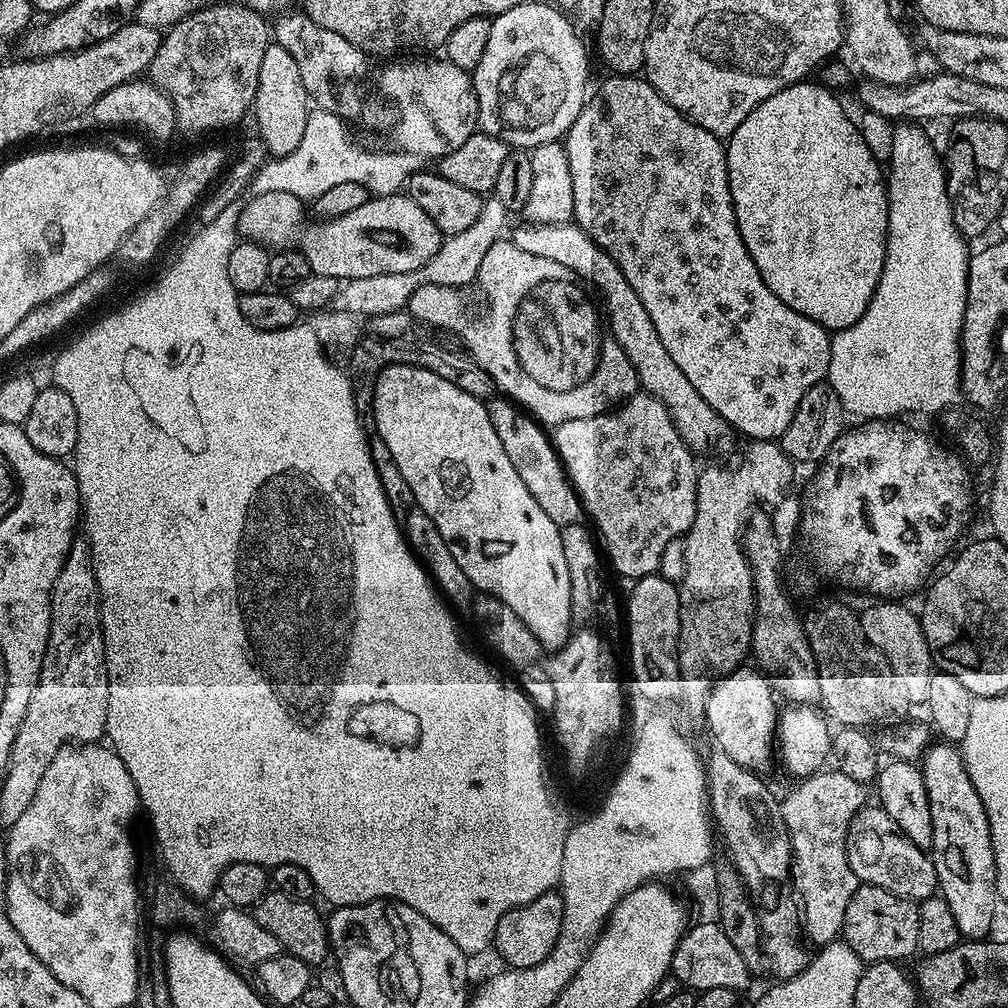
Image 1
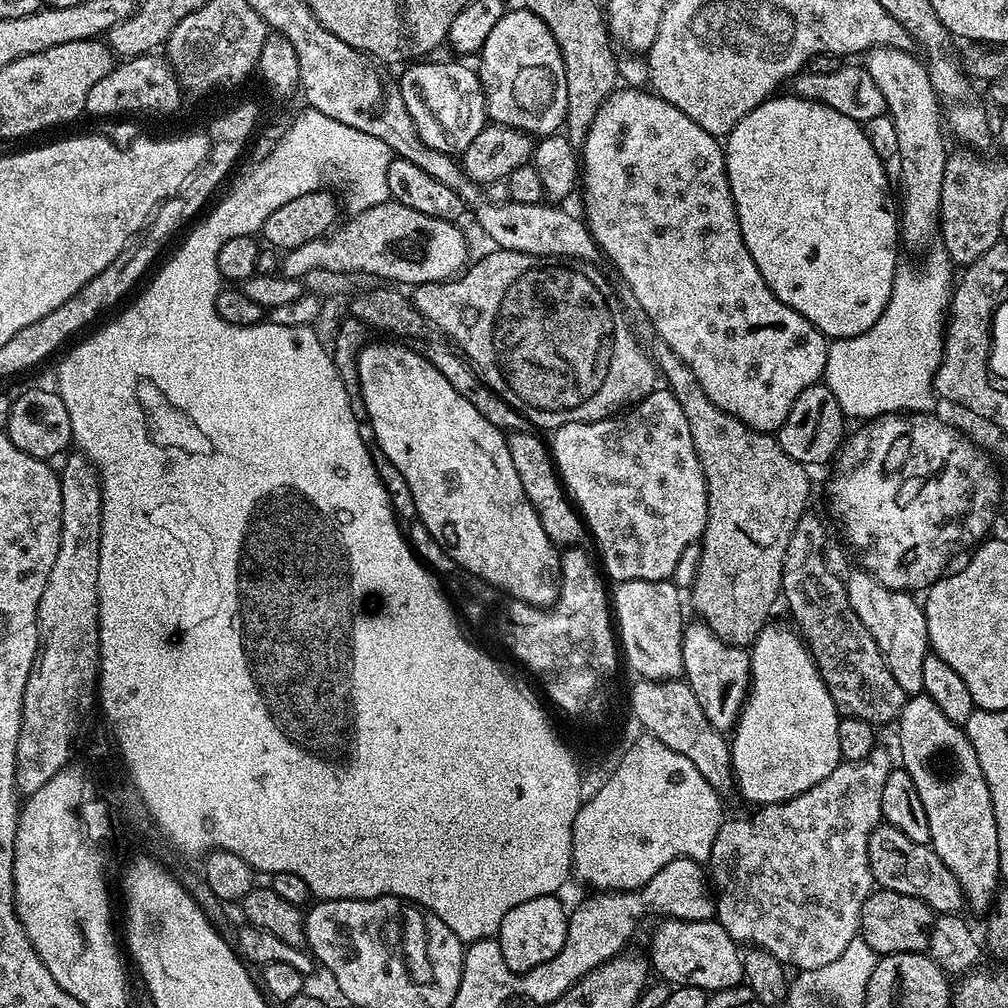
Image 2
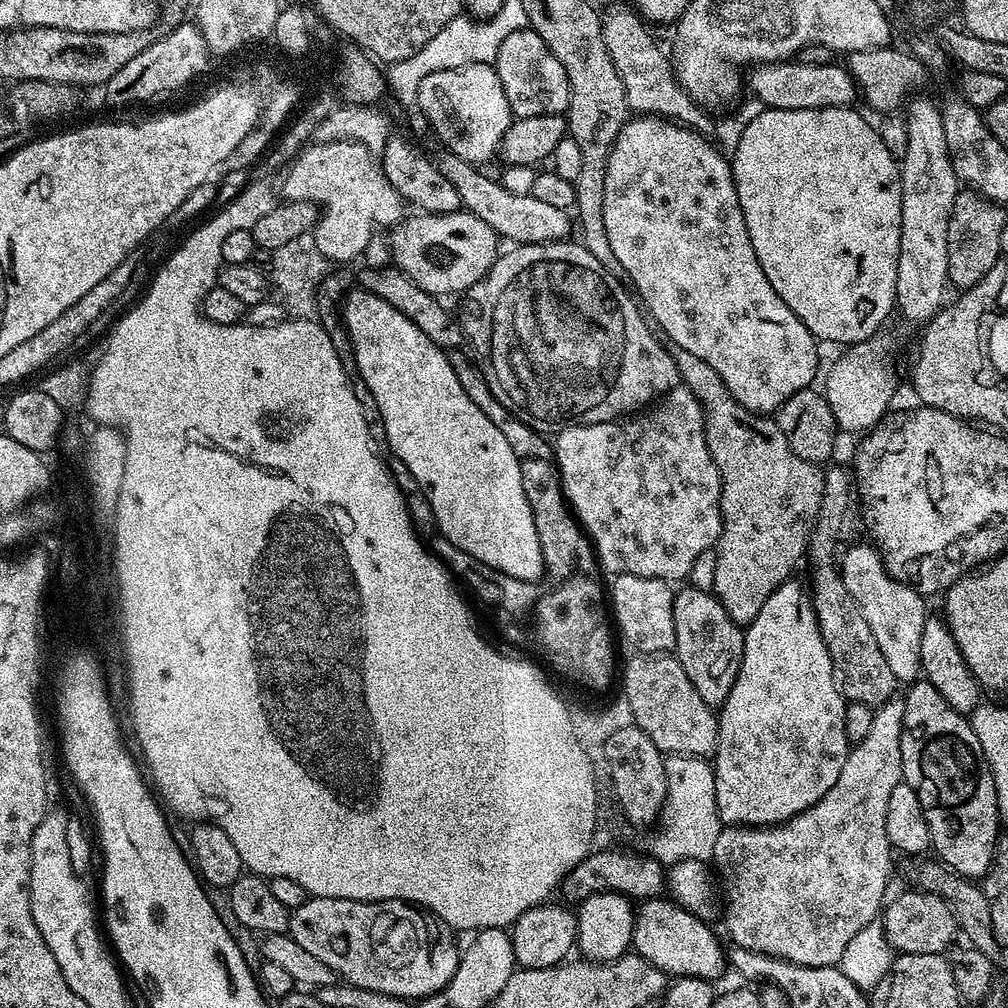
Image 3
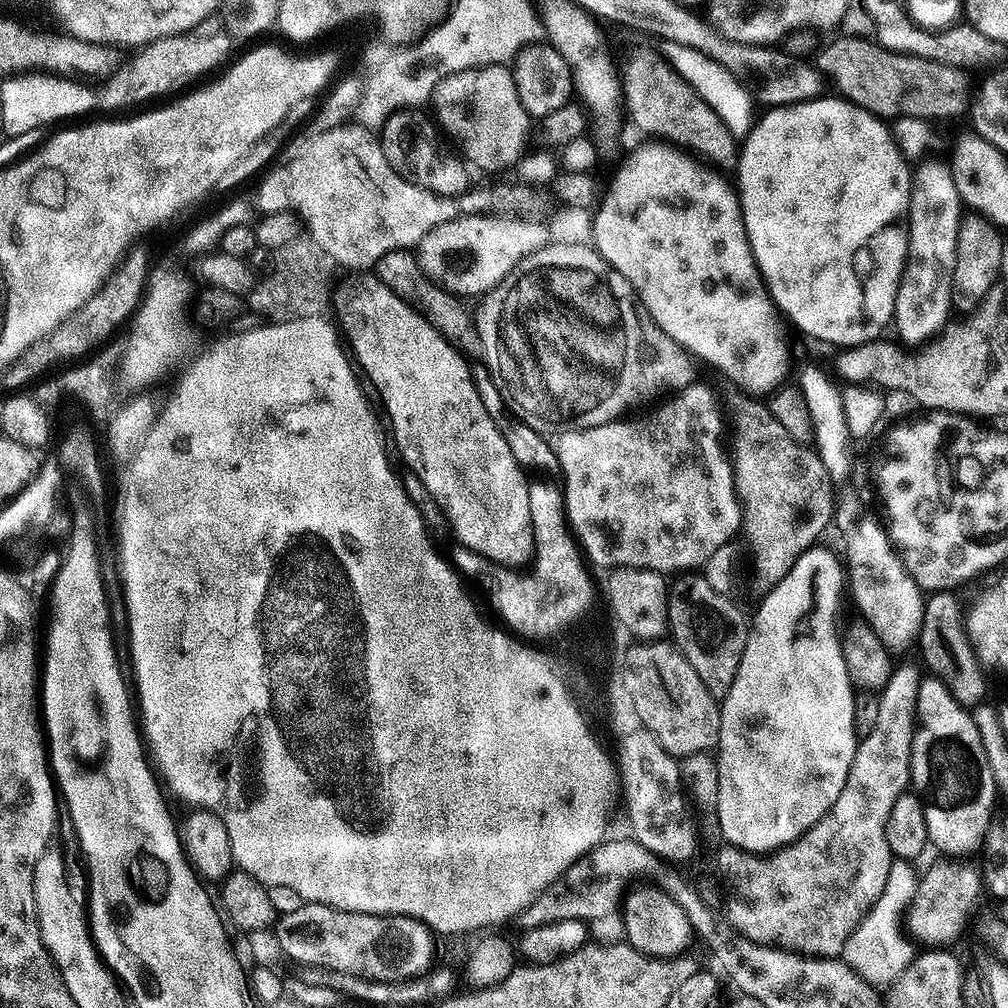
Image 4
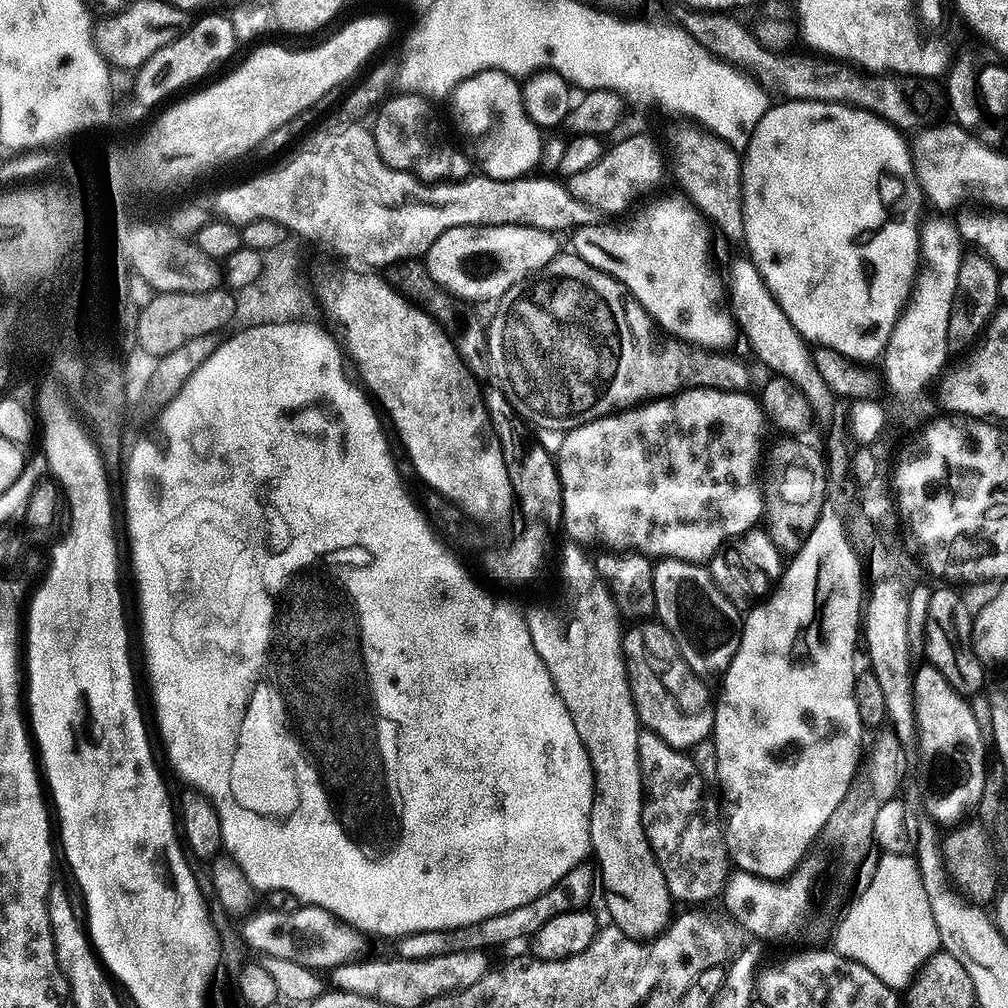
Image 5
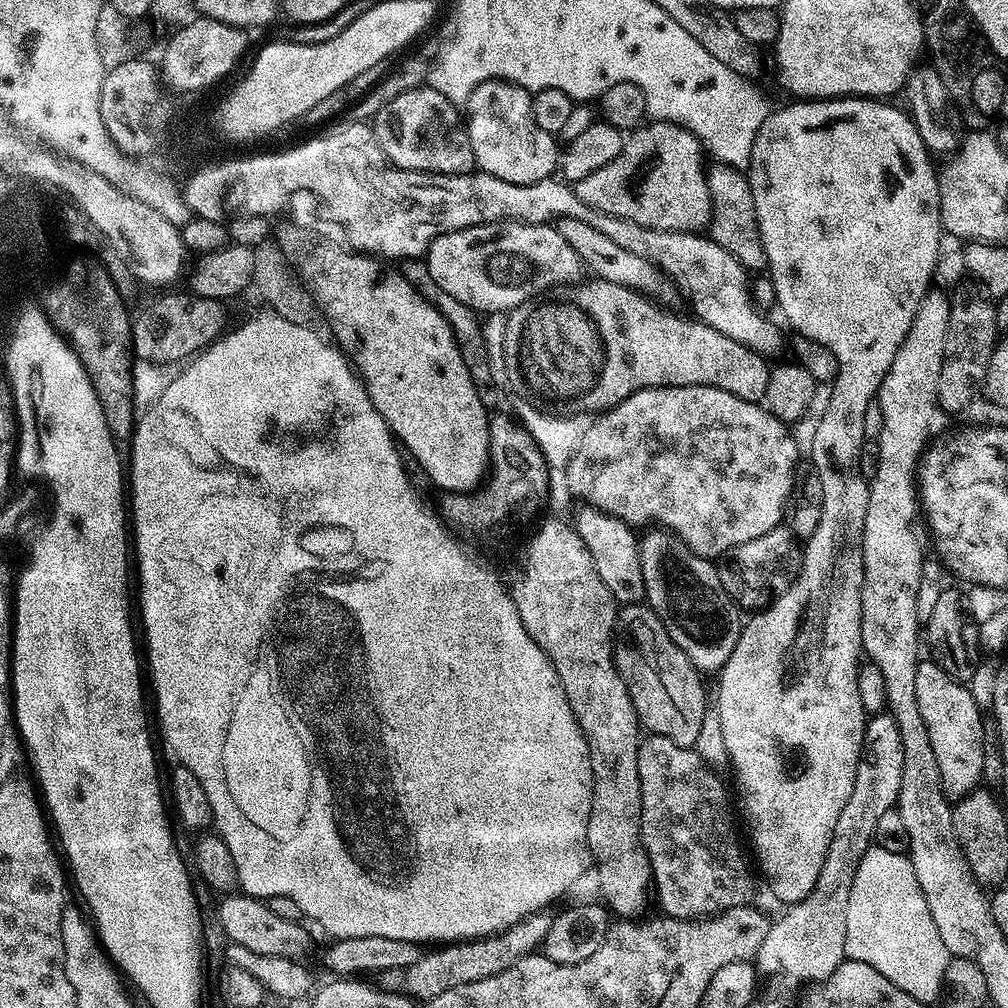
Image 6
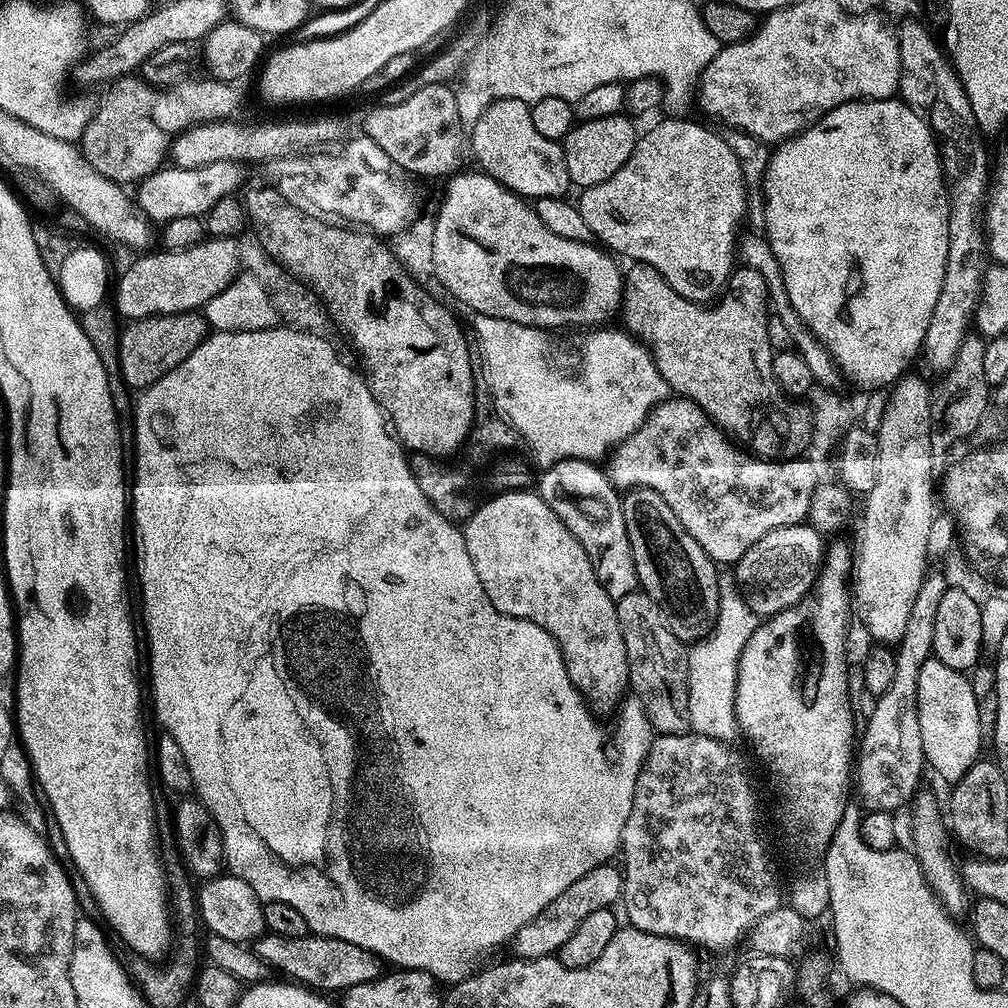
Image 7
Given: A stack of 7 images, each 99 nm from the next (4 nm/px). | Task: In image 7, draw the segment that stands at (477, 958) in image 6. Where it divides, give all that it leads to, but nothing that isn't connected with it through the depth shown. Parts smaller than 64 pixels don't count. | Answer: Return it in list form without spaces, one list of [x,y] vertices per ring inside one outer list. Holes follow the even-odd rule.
[[[609,862],[600,864],[594,870],[582,874],[578,882],[570,882],[550,906],[546,906],[537,916],[530,918],[526,926],[521,928],[512,935],[510,941],[511,955],[521,960],[537,960],[543,956],[556,956],[560,951],[562,942],[574,934],[574,929],[589,914],[594,914],[594,910],[603,908],[612,908],[613,905],[621,899],[624,890],[624,878],[619,867],[615,868],[615,863]]]

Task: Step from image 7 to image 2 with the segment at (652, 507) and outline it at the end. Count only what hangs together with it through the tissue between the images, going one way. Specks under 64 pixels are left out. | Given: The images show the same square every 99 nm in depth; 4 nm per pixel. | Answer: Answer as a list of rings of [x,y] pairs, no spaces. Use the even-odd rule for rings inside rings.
[[[703,622],[685,623],[682,638],[684,676],[702,706],[702,714],[719,732],[728,734],[736,726],[736,720],[748,699],[748,689],[752,682],[752,657],[747,647],[727,644],[710,626]]]

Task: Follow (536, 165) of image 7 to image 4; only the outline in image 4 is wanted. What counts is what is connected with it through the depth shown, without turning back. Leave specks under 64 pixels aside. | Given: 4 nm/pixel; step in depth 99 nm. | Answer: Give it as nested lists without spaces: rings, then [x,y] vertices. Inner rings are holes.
[[[488,64],[484,68],[462,70],[458,74],[450,74],[440,80],[436,89],[432,91],[430,108],[436,111],[434,120],[442,129],[443,135],[453,136],[460,143],[459,151],[473,169],[481,168],[484,172],[500,172],[503,168],[512,170],[517,167],[521,157],[525,155],[528,148],[526,146],[530,117],[518,98],[514,78],[503,64]]]

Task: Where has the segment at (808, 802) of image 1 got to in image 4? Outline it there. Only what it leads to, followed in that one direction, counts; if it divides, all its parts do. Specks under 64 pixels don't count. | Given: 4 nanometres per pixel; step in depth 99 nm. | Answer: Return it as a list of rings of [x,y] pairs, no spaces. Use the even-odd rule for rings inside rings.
[[[897,663],[891,669],[889,680],[884,688],[879,689],[878,692],[880,701],[878,702],[878,719],[876,725],[874,725],[874,730],[870,730],[870,734],[859,737],[854,762],[850,766],[846,786],[842,786],[842,794],[838,794],[838,802],[834,802],[834,806],[830,806],[827,814],[813,828],[802,833],[794,844],[789,844],[787,848],[779,849],[770,855],[743,852],[741,848],[731,846],[724,846],[724,849],[717,854],[716,868],[720,871],[721,878],[724,879],[725,890],[728,891],[728,916],[726,916],[726,920],[740,935],[759,944],[769,944],[771,948],[784,948],[788,952],[799,952],[802,956],[836,958],[843,953],[846,942],[852,931],[860,924],[860,919],[872,908],[878,894],[882,894],[882,886],[886,884],[886,878],[890,874],[890,866],[894,859],[890,846],[886,842],[886,822],[894,802],[906,791],[912,778],[912,734],[916,731],[916,699],[918,698],[918,686],[922,679],[921,665],[916,664],[898,665]]]

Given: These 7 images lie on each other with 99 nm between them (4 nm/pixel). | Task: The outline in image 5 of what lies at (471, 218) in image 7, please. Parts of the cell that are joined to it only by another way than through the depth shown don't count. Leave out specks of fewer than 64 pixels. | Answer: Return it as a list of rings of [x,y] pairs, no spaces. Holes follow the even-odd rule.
[[[473,226],[470,228],[451,228],[446,230],[430,246],[426,254],[426,263],[434,282],[438,282],[447,290],[453,292],[465,302],[477,302],[476,300],[496,300],[499,296],[507,297],[515,284],[523,285],[531,272],[547,269],[548,265],[561,251],[557,237],[551,232],[541,228],[531,228],[530,226]]]

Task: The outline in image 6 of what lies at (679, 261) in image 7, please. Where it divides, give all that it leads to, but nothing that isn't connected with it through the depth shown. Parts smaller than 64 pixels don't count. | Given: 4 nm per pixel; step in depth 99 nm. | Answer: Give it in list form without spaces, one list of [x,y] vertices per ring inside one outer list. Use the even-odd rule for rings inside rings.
[[[663,122],[645,123],[635,129],[625,139],[622,150],[614,162],[606,162],[606,166],[594,170],[594,174],[586,174],[586,178],[575,181],[574,187],[578,198],[614,218],[629,220],[643,228],[653,228],[662,232],[699,233],[707,229],[712,222],[712,200],[708,185],[708,172],[704,160],[706,153],[700,140],[690,130],[680,124]]]

